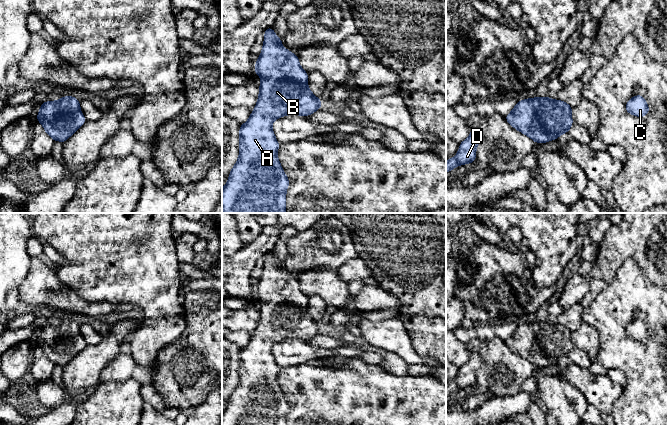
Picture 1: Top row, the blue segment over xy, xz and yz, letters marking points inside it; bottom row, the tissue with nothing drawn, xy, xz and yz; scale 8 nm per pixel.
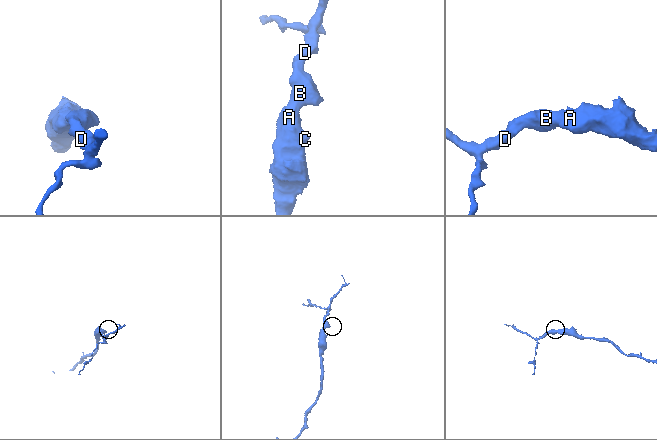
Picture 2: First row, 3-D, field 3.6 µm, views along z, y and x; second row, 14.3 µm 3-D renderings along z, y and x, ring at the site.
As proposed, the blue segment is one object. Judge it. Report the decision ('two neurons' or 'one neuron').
one neuron

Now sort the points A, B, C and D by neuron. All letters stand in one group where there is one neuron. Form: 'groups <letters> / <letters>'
groups A B C D

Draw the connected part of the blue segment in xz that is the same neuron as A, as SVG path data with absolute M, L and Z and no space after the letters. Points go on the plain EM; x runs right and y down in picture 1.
M272 251L265 253L263 272L255 287L255 298L262 302L259 309L258 324L249 343L239 353L239 381L229 397L229 402L222 412L222 425L286 425L289 402L283 395L277 381L280 367L272 354L274 344L285 339L308 340L320 333L322 325L308 311L308 297L299 288L299 282L282 270L282 264Z

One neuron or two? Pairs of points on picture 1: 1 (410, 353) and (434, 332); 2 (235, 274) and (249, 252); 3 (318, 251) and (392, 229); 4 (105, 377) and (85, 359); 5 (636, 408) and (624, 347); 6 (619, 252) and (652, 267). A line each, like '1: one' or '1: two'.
1: two
2: one
3: two
4: two
5: one
6: one

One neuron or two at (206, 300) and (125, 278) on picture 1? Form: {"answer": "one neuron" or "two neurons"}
{"answer": "two neurons"}

